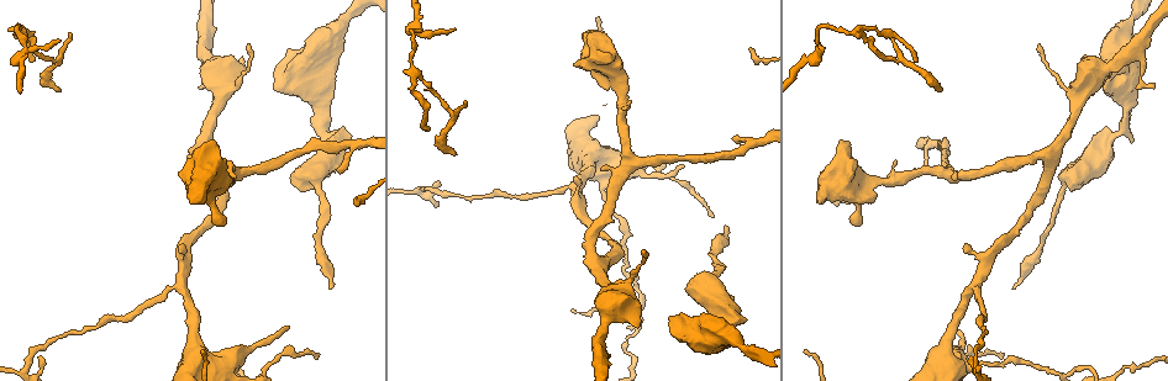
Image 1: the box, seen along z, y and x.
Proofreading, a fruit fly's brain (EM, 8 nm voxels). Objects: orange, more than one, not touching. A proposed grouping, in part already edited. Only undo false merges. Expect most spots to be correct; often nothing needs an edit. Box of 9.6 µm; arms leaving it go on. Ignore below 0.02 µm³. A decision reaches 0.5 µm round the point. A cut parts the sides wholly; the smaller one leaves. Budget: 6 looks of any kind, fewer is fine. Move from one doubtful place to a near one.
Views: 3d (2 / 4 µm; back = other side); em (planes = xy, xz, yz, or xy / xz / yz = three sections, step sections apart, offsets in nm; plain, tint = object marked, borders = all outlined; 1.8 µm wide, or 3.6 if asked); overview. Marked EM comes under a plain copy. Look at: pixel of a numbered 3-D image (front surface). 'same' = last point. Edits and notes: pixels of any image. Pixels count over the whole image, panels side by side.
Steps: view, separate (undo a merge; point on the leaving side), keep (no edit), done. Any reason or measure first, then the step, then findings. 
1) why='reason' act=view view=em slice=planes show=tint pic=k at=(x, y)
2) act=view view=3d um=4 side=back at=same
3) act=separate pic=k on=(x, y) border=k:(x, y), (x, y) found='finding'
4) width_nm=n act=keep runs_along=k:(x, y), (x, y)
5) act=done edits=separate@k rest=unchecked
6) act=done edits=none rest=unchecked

why='abrupt turn' act=view view=3d um=4 pic=1 at=(604, 162)

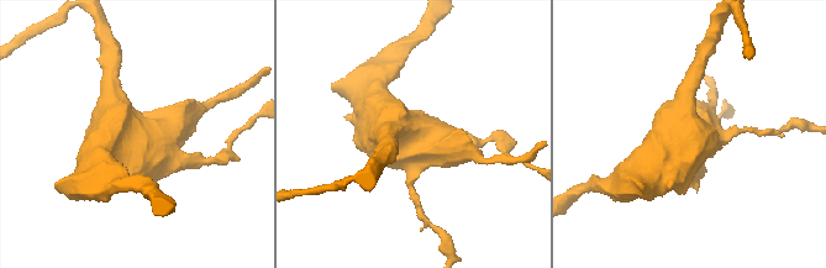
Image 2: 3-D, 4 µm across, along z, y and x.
act=view view=em um=3.6 slice=xy step=8 show=tint pic=2 at=(143, 143)

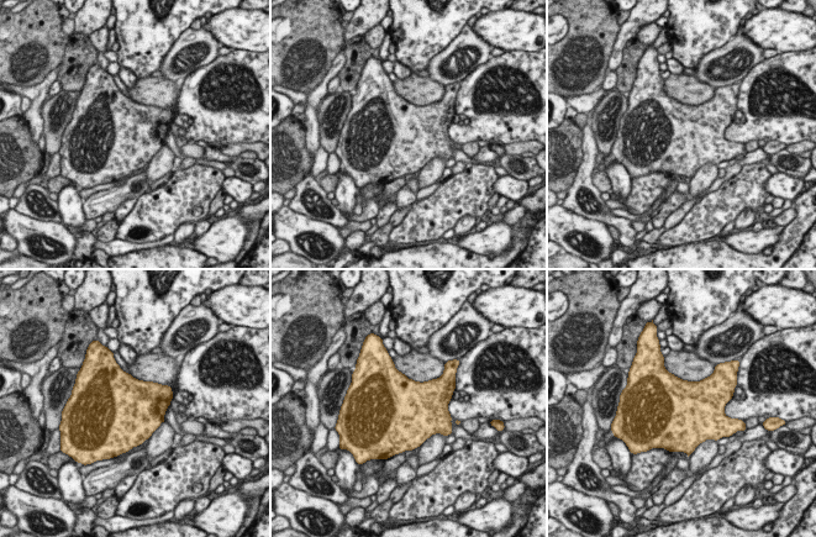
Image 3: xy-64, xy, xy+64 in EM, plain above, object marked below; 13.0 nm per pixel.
act=view view=em um=3.6 slice=planes show=tint at=same

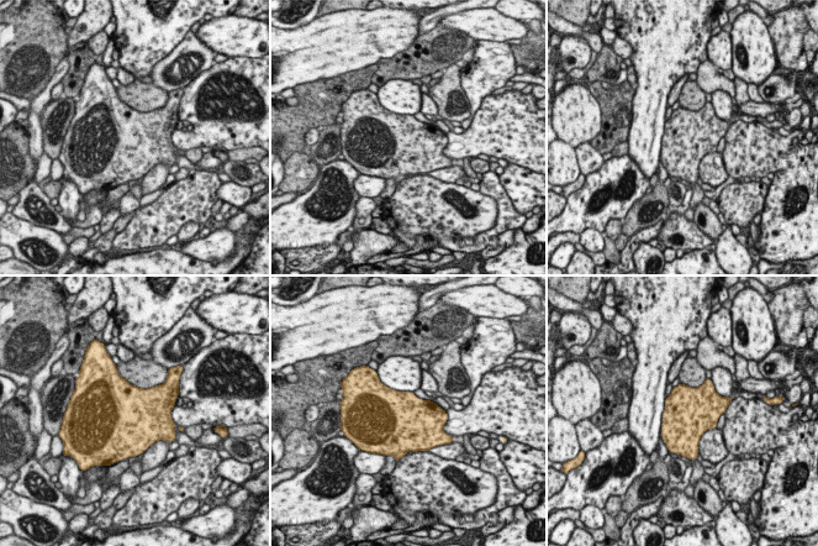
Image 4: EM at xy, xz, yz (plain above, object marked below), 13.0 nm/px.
act=keep found='continuous, no second neuron'

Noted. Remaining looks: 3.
why='three arms meet' act=view view=3d um=4 side=back pic=1 at=(948, 177)

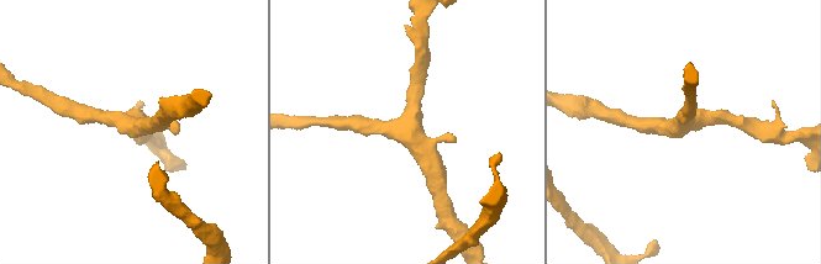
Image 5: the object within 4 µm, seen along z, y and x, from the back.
act=view view=em slice=planes show=tint pic=5 at=(406, 131)

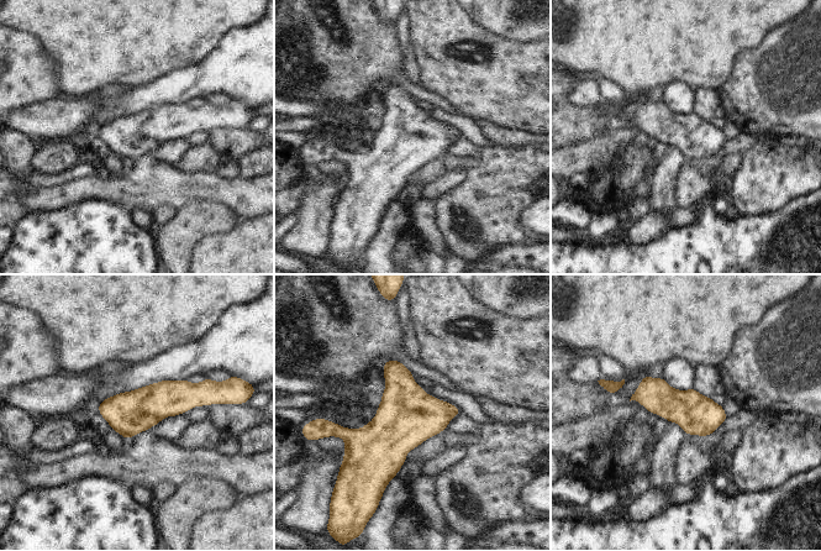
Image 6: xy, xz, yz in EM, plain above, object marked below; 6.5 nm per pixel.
act=keep found='continuous, no second neuron'

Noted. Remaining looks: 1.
why='sharp bend' act=view view=em slice=planes show=tint pic=1 at=(855, 29)

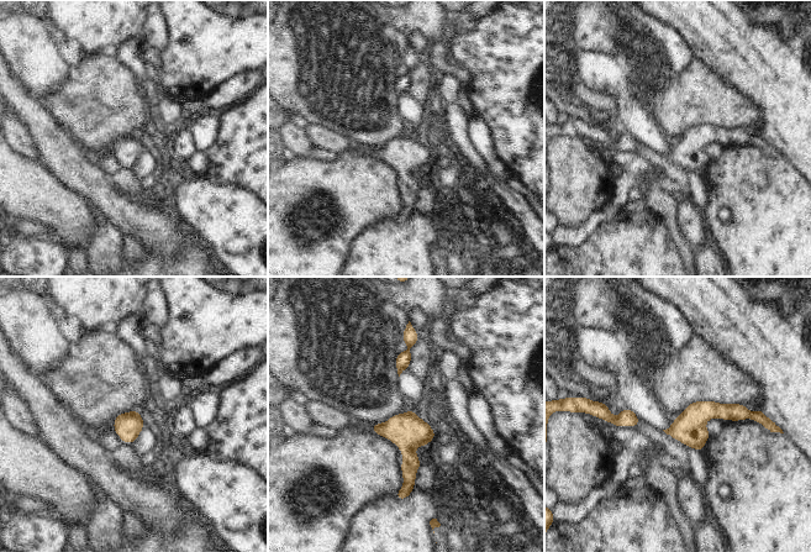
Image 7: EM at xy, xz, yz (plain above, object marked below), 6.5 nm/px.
width_nm=180 act=keep runs_along=7:(757, 418), (700, 411), (669, 431) found='all the same neuron'

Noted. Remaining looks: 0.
act=done edits=none rest=unchecked

